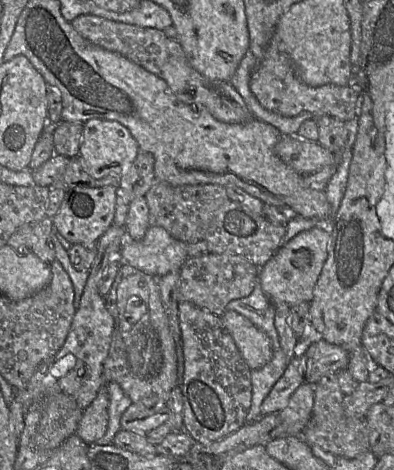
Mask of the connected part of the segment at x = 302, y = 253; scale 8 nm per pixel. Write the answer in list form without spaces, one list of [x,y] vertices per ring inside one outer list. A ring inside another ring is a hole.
[[[321,226],[303,231],[288,243],[281,246],[274,256],[259,269],[259,283],[261,288],[274,306],[287,304],[292,307],[302,302],[310,303],[313,298],[314,287],[328,256],[330,237],[331,232],[326,228],[321,228]]]

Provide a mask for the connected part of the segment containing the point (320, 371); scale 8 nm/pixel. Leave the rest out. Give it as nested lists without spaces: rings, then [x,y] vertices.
[[[316,337],[308,346],[305,383],[316,384],[324,375],[337,374],[347,369],[349,355],[342,347]]]

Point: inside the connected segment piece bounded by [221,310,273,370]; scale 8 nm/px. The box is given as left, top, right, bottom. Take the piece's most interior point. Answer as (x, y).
(255, 346)

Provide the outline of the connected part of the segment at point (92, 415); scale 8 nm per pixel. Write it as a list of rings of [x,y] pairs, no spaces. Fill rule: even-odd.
[[[107,386],[102,387],[95,400],[83,411],[76,434],[87,444],[101,439],[108,426],[109,395]]]

